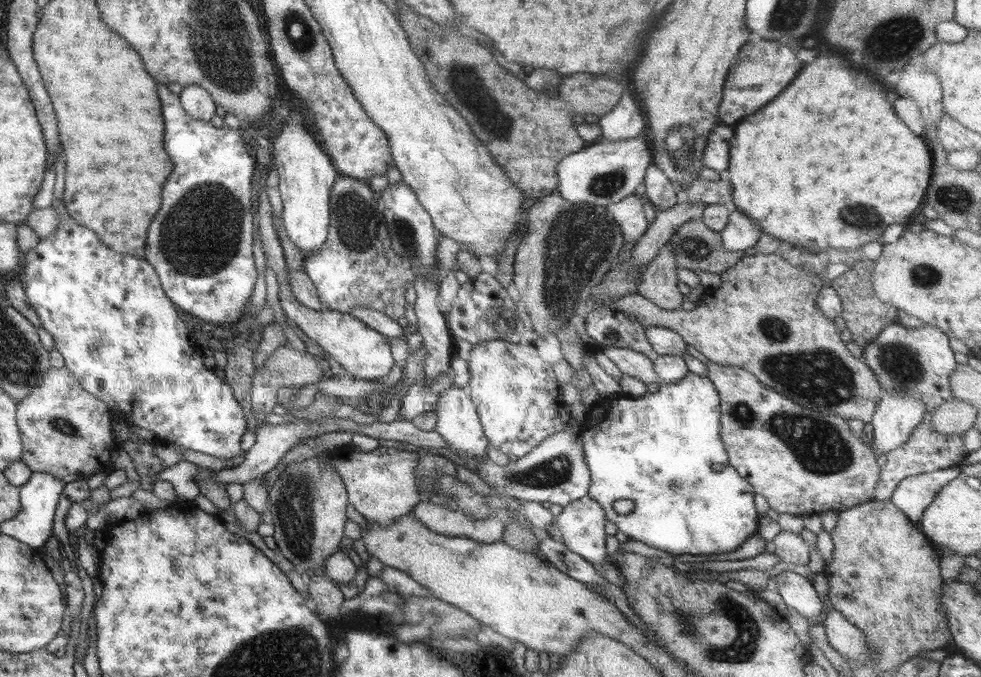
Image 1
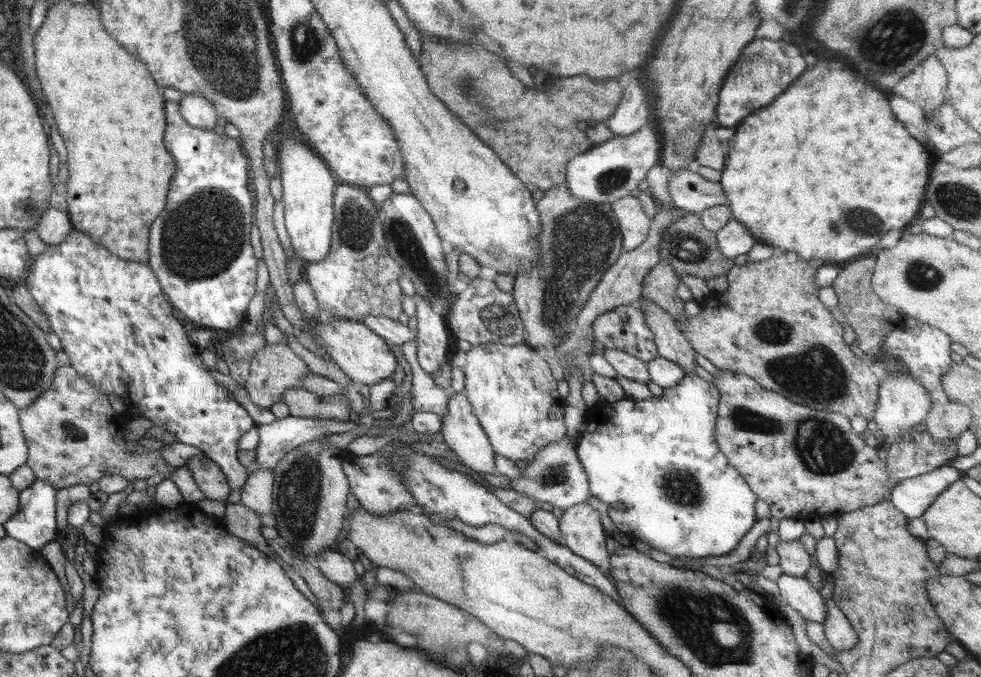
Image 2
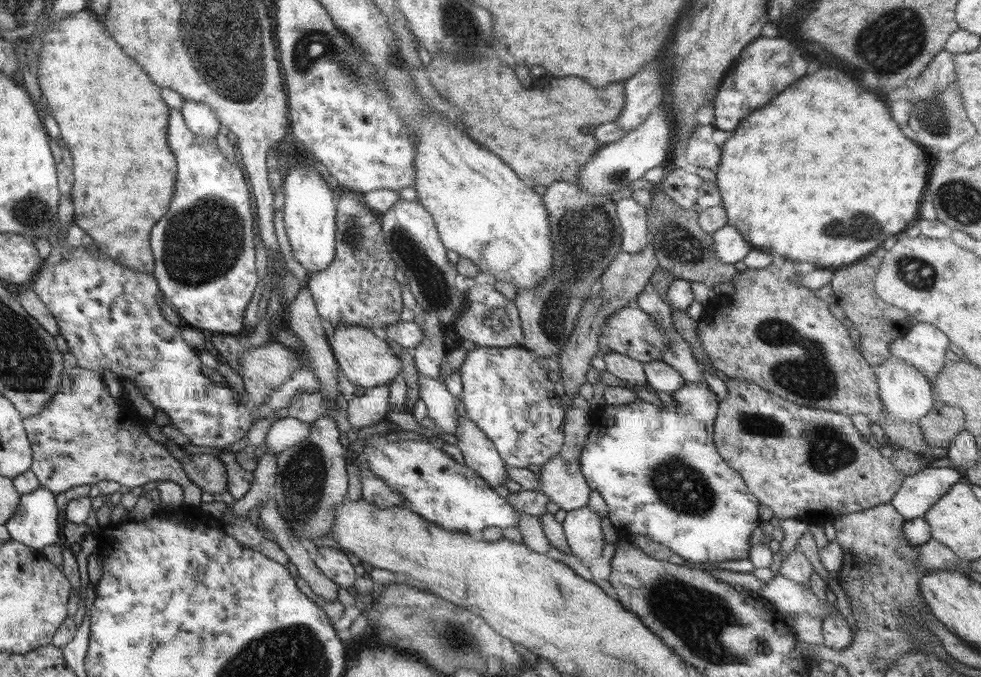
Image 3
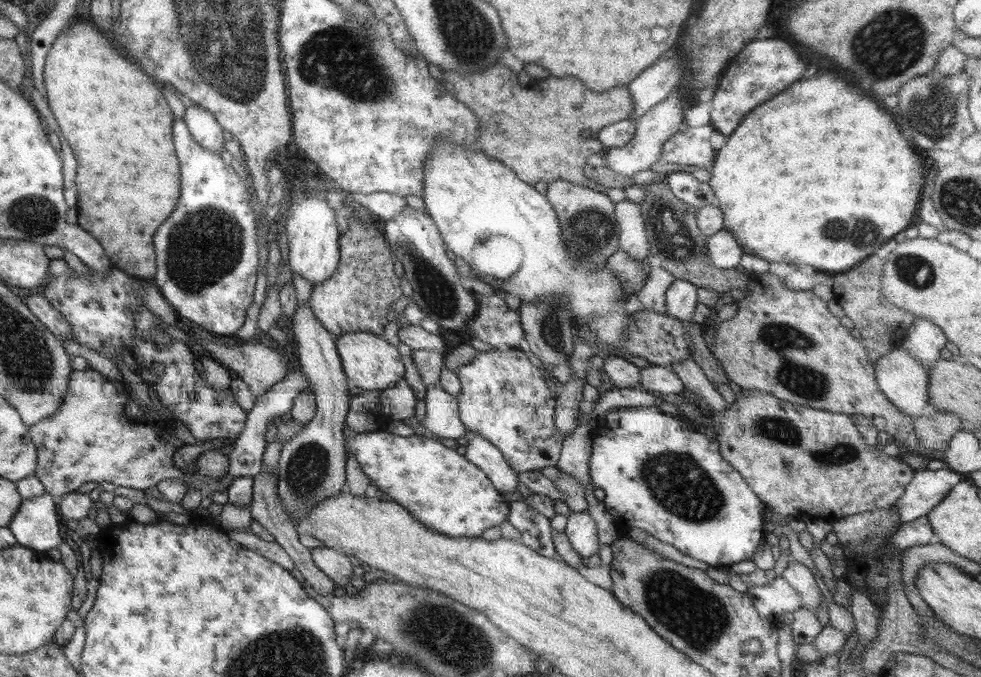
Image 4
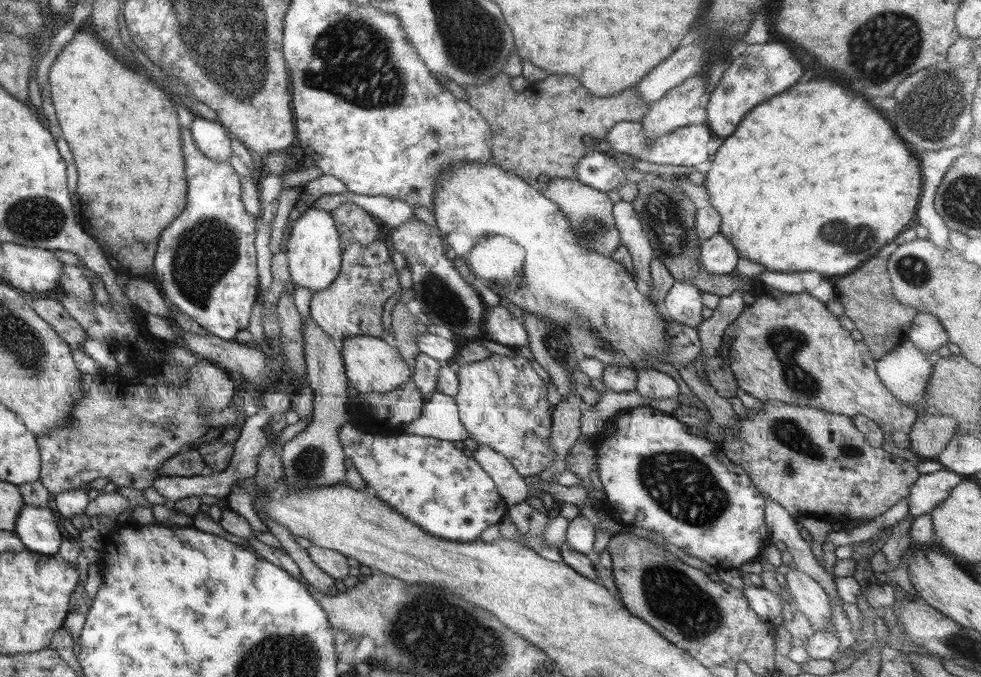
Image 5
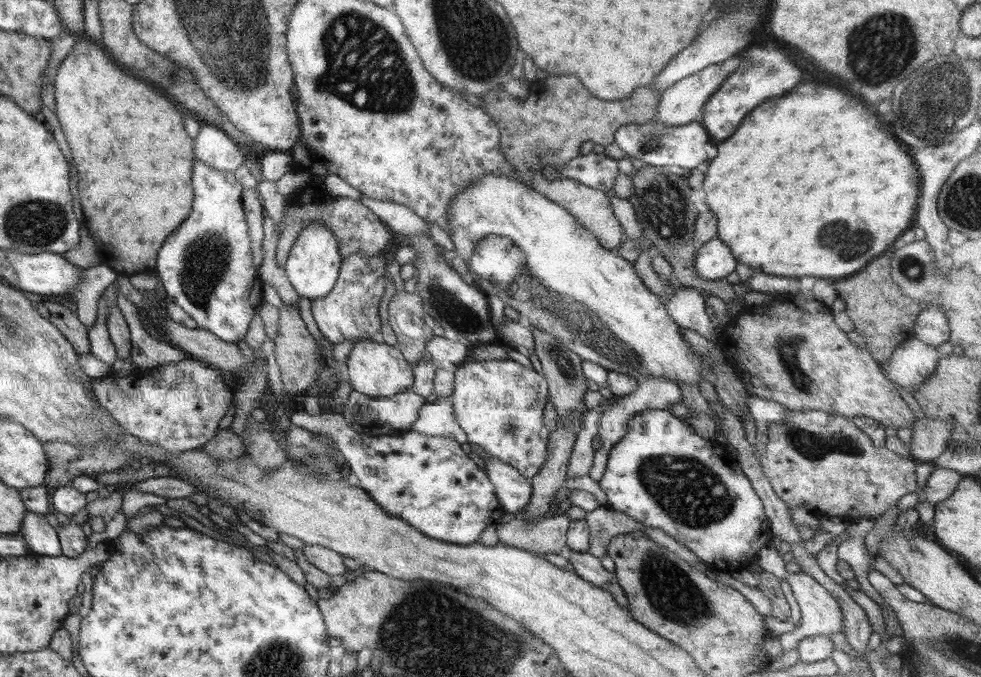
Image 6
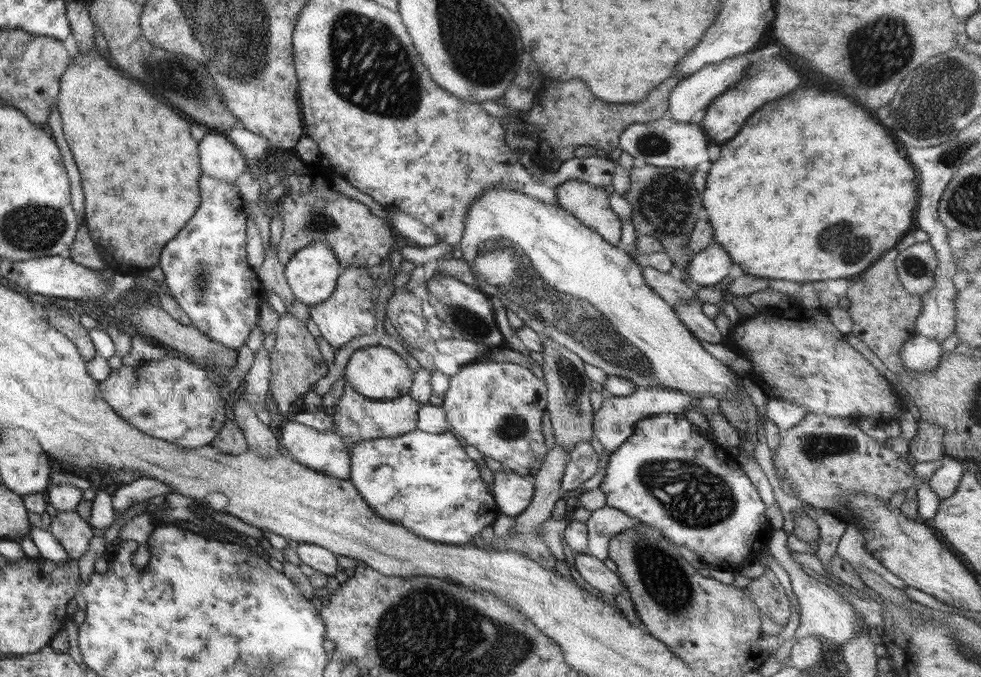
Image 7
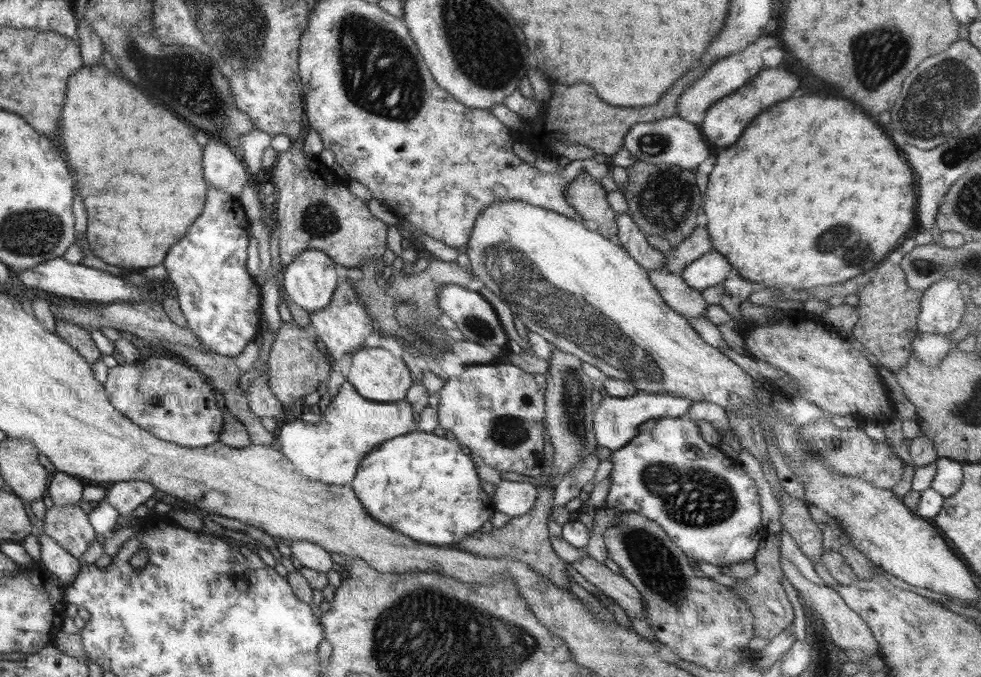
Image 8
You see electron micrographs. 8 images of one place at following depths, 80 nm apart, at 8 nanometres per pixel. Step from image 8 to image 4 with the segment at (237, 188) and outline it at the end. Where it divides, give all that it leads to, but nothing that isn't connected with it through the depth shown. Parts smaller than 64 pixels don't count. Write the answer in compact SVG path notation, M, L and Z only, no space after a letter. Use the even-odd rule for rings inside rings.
M198 105L188 106L181 120L186 122L188 129L203 148L222 154L226 144L224 129L208 110Z

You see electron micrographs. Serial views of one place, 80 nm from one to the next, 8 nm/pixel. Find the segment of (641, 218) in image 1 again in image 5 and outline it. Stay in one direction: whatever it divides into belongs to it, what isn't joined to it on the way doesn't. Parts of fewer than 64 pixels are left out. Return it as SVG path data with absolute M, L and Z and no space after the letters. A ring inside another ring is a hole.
M621 199L614 203L613 216L621 237L621 244L630 251L632 257L637 288L640 292L647 294L651 283L649 273L653 252L651 242L643 230L632 202Z

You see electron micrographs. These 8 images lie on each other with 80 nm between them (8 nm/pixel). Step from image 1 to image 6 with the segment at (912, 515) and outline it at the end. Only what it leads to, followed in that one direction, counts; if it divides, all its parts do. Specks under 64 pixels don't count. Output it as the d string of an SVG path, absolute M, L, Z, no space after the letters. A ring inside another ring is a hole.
M935 468L921 488L918 502L927 502L934 506L937 502L946 500L958 488L963 479L962 474L949 468Z

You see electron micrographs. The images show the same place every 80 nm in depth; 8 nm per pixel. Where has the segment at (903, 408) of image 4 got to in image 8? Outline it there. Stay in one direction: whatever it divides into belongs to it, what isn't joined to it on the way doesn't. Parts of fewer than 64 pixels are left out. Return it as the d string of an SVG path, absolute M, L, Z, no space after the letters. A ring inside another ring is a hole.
M918 333L911 342L911 355L919 358L924 365L938 365L952 349L949 334Z

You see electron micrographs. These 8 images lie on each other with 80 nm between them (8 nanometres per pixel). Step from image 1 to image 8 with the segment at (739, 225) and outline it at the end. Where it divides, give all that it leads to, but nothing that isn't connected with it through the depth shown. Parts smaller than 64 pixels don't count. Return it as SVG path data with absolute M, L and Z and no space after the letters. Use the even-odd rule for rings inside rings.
M713 248L685 266L681 277L688 286L700 292L703 292L705 288L713 291L717 284L725 280L732 268L728 259Z

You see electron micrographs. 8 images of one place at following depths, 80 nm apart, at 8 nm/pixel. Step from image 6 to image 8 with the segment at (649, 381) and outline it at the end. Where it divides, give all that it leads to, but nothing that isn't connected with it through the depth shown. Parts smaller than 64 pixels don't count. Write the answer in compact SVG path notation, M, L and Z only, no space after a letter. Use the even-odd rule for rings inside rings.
M637 391L634 396L626 398L608 395L602 399L598 408L593 409L593 429L596 442L600 446L606 446L611 451L624 448L636 436L638 429L644 423L652 419L678 418L688 415L692 403L691 400L666 393L650 394Z

